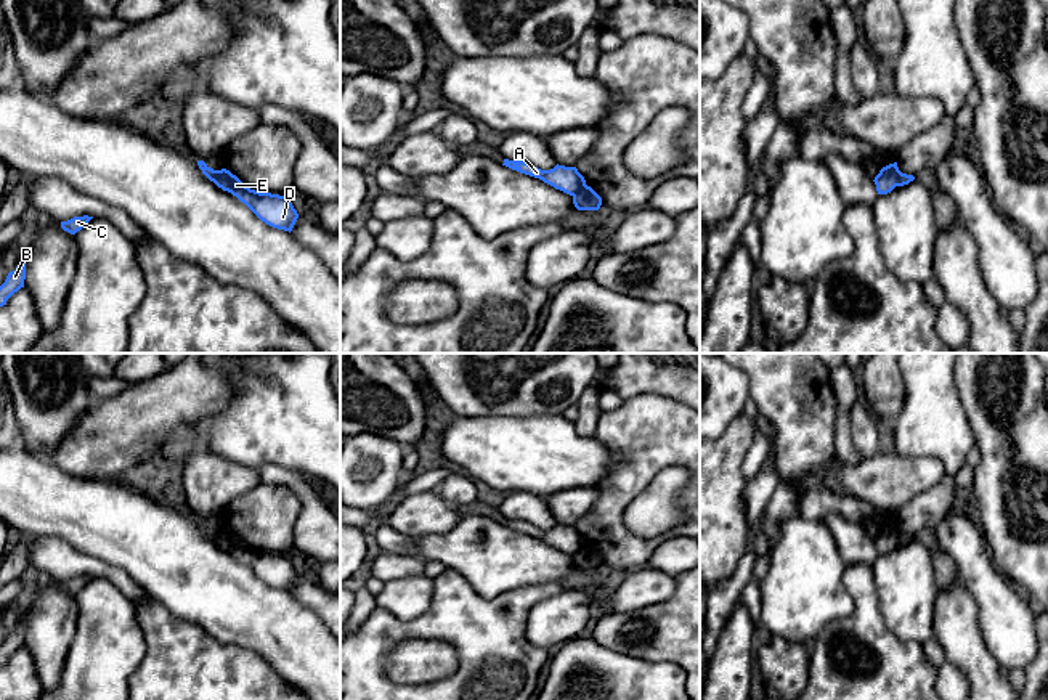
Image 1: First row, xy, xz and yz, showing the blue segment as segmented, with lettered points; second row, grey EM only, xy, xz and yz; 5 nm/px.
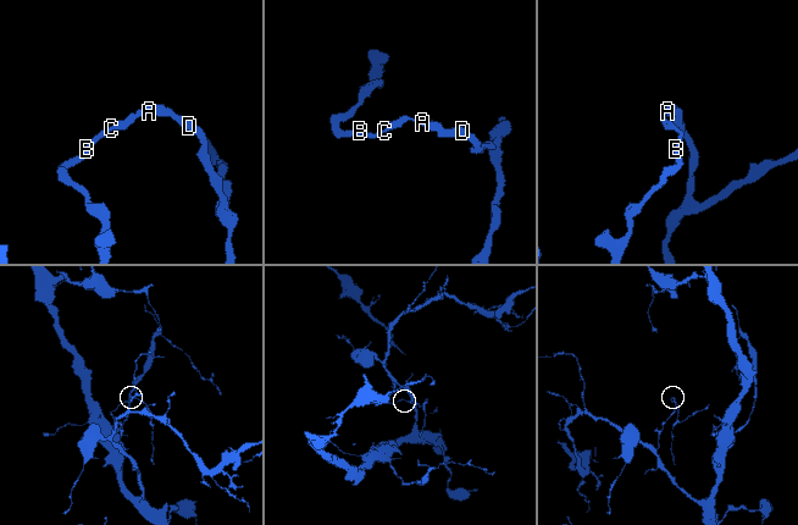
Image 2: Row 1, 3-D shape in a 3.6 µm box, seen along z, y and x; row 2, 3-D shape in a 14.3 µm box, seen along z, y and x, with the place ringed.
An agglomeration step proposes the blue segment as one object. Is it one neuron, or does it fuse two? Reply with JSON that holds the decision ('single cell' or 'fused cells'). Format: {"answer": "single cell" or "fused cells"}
{"answer": "fused cells"}

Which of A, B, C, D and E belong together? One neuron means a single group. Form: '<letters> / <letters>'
A B C / D E

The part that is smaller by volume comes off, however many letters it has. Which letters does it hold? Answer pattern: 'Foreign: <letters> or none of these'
Foreign: D, E

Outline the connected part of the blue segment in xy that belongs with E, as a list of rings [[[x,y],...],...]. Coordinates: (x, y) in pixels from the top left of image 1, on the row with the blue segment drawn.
[[[226,169],[218,170],[215,185],[236,196],[266,225],[289,233],[292,231],[299,214],[289,196],[250,189]]]

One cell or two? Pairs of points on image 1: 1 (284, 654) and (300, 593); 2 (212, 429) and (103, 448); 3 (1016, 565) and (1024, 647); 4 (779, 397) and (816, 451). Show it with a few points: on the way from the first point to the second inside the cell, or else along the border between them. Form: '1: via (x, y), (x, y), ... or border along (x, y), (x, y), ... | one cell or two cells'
1: border along (289, 593), (312, 609), (323, 622) | two cells
2: border along (222, 408), (198, 419), (188, 429) | two cells
3: border along (991, 551), (994, 565), (1011, 583) | two cells
4: via (792, 410), (804, 423), (804, 439) | one cell

